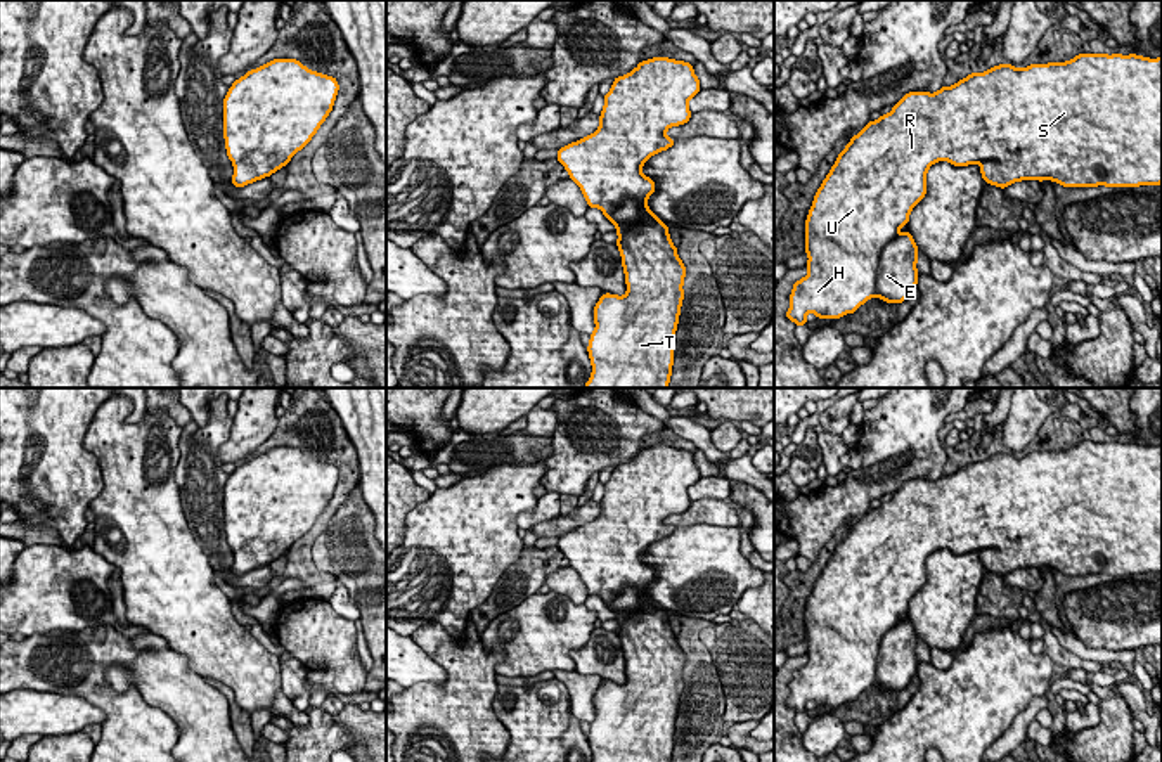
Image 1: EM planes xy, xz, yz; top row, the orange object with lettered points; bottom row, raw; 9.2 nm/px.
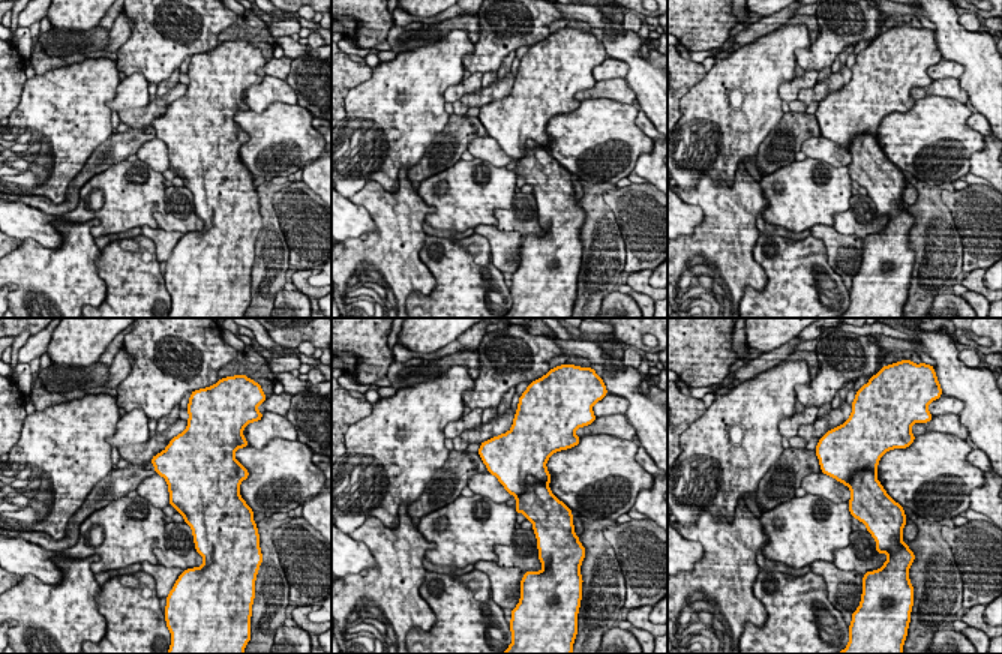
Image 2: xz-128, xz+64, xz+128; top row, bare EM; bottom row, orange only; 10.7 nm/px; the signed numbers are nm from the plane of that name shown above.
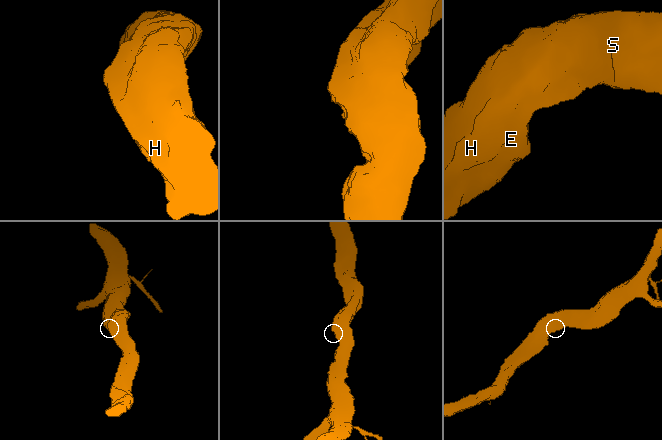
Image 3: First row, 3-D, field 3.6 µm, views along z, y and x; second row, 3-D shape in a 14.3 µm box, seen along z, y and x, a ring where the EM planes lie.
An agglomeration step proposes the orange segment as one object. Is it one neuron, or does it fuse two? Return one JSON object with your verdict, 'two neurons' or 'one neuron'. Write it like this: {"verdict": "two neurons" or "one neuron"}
{"verdict": "one neuron"}

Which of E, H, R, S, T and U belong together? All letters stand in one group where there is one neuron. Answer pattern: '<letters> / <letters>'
E H R S T U

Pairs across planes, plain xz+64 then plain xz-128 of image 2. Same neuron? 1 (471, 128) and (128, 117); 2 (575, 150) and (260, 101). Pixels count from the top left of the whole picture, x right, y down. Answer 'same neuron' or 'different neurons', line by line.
1: different neurons
2: different neurons

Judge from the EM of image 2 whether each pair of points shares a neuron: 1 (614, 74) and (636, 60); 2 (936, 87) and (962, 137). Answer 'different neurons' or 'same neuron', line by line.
1: different neurons
2: different neurons

